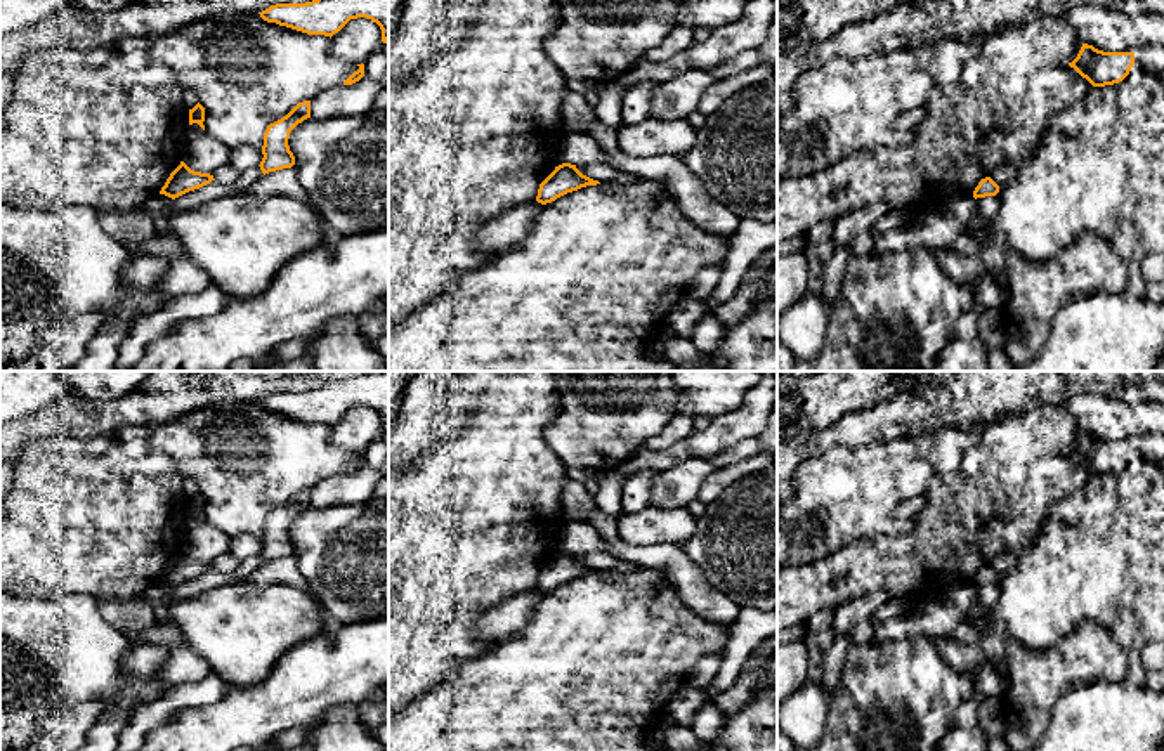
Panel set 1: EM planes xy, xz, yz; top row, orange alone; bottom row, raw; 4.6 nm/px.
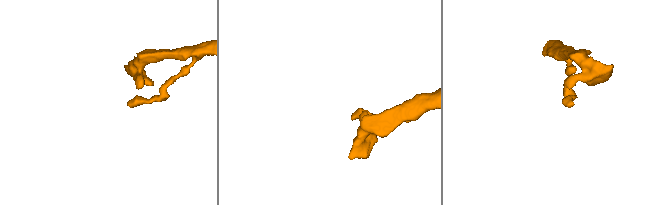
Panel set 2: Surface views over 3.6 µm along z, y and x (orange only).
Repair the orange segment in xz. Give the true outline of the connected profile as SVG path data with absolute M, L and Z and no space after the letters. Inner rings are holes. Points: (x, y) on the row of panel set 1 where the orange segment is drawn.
M562 163L539 184L536 201L546 205L567 193L597 184L600 182L583 175L576 165Z

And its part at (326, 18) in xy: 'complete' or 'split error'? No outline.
complete

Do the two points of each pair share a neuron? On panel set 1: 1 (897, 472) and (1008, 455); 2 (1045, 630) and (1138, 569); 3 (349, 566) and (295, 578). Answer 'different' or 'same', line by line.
1: different
2: same
3: different

